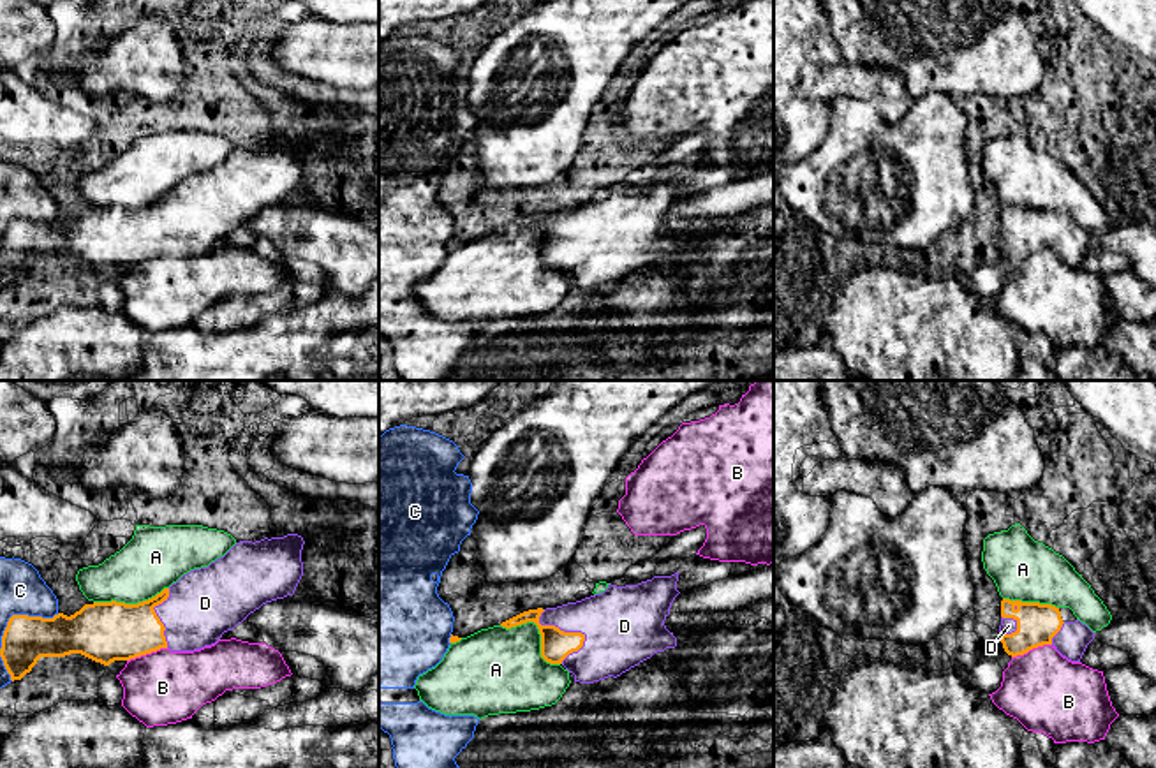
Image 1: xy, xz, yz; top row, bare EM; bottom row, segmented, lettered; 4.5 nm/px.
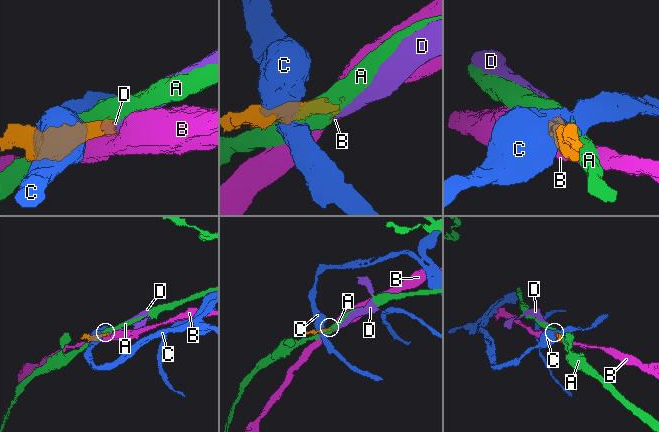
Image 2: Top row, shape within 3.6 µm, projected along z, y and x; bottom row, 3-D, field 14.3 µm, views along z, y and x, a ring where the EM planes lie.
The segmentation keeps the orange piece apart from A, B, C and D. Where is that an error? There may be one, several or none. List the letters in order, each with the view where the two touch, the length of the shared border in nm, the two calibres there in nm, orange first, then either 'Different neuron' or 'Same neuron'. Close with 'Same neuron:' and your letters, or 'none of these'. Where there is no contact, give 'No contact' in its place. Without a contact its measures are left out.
A: Touches orange in xz. Shared border 320 nm. Thickness 140 nm (orange) against 380 nm. Different neuron
B: Touches orange in xy. Shared border 200 nm. Thickness 280 nm (orange) against 340 nm. Different neuron
C: Touches orange in xy. Shared border 320 nm. Thickness 220 nm (orange) against 200 nm. Different neuron
D: Touches orange in xz. Shared border 260 nm. Thickness 140 nm (orange) against 360 nm. Same neuron
Same neuron: D

